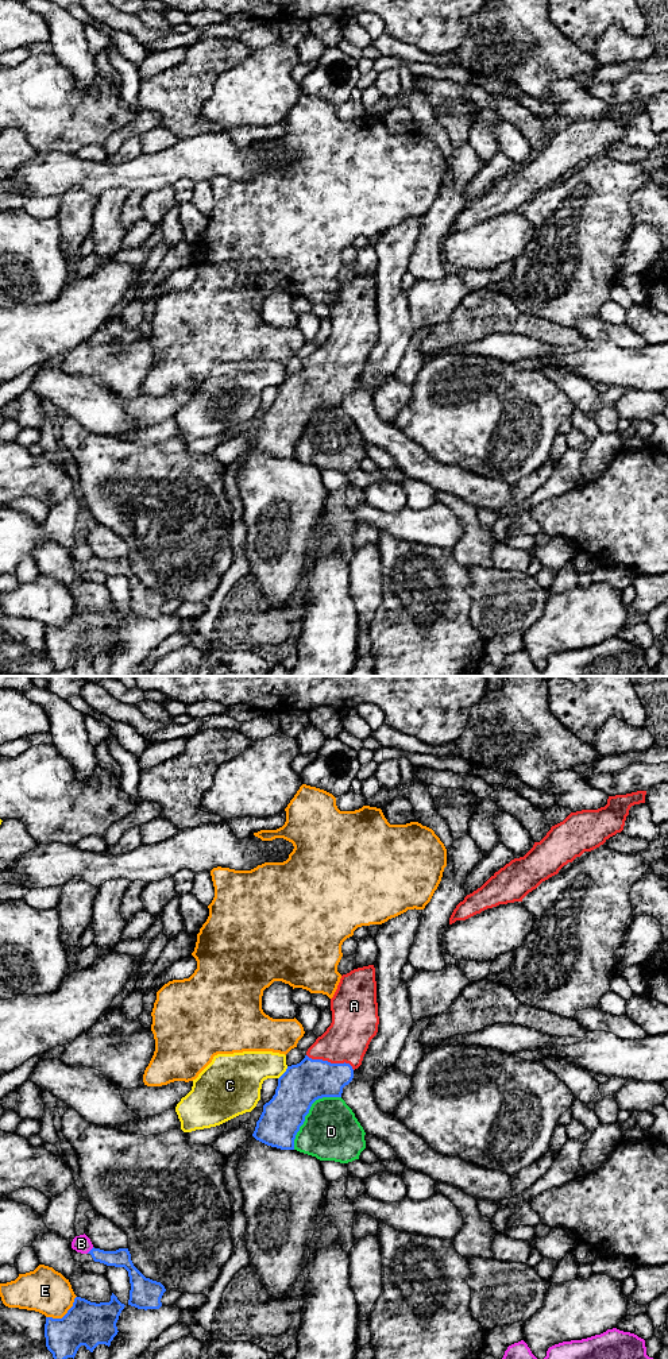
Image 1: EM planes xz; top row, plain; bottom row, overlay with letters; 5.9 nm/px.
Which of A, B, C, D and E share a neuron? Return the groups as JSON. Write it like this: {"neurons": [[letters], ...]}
{"neurons": [["A"], ["B"], ["C"], ["D"], ["E"]]}

